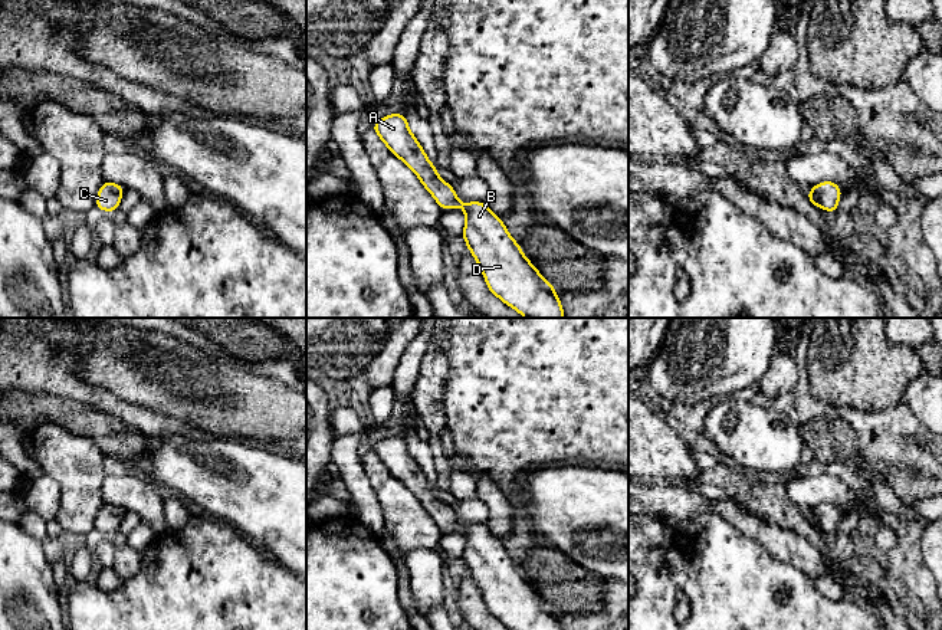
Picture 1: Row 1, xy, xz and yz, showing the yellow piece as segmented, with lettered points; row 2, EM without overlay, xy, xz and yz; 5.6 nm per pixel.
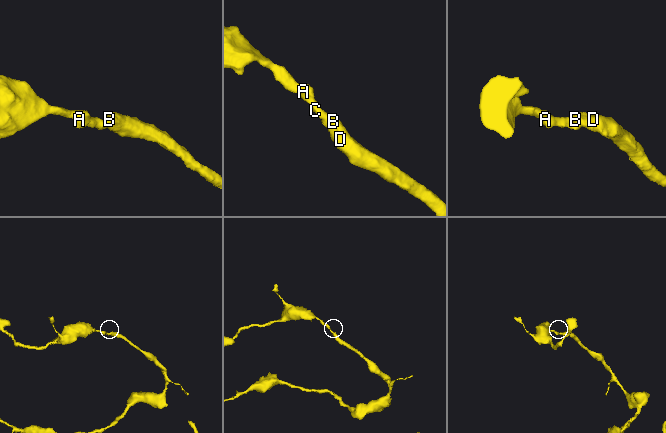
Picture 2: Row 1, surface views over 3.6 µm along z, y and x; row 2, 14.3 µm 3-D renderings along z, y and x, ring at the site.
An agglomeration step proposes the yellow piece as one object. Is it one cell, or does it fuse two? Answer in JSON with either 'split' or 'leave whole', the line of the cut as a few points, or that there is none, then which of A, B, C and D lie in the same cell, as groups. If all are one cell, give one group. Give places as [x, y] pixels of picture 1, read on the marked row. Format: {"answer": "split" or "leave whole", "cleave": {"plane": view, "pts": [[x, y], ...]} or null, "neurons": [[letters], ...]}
{"answer": "leave whole", "cleave": null, "neurons": [["A", "B", "C", "D"]]}

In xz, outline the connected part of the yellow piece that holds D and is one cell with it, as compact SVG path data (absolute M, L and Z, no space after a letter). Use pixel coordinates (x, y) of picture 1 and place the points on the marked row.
M404 114L387 115L375 121L372 129L388 150L417 174L442 210L465 210L466 224L462 236L495 296L525 318L564 318L555 288L525 257L502 219L493 214L486 203L463 204L457 198L453 187L439 177L436 167L410 132Z

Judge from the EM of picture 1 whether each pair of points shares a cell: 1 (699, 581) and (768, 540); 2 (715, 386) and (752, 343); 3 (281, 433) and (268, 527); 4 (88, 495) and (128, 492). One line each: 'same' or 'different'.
1: different
2: same
3: different
4: different

